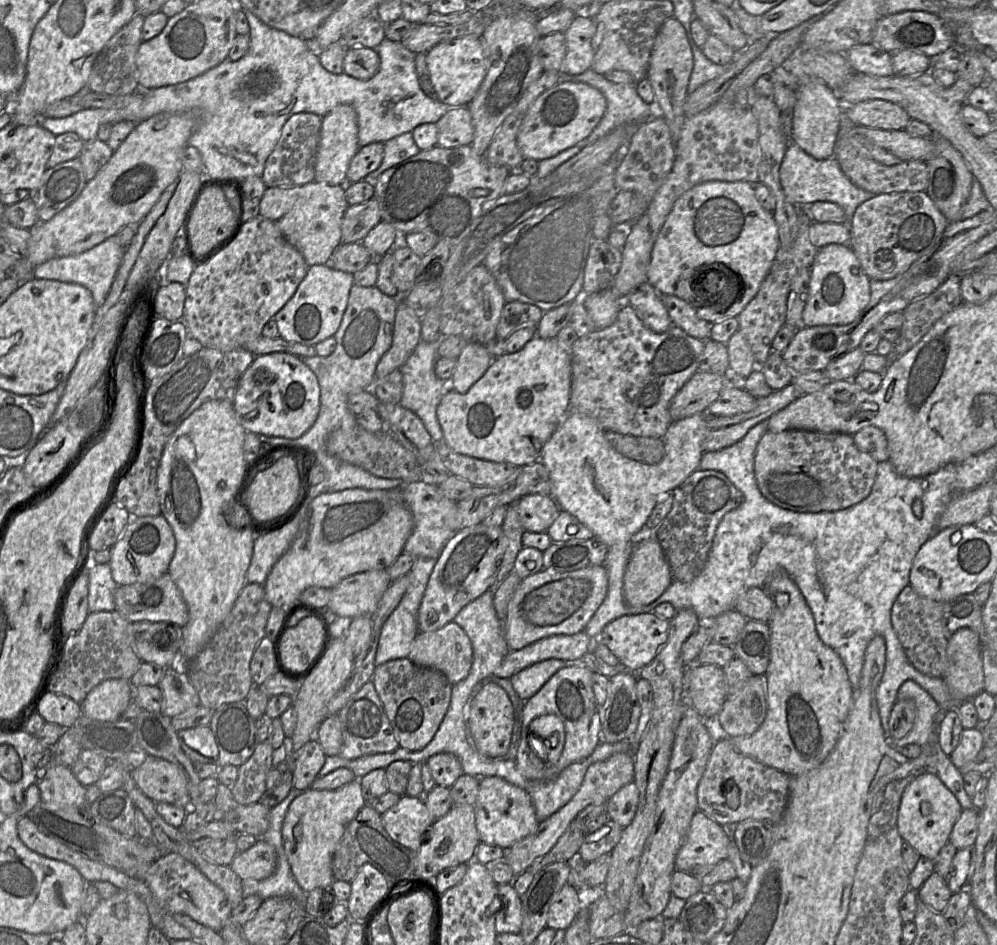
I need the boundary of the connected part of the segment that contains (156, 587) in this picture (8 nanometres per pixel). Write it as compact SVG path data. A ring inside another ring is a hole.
M168 572L153 581L119 585L114 592L114 601L116 610L130 623L166 622L184 627L189 621L188 606Z

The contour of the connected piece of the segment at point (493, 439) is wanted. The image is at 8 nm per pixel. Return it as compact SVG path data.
M535 336L521 350L511 354L504 354L494 358L485 374L474 383L466 393L459 393L453 389L447 389L443 394L437 409L436 415L443 432L443 441L455 452L470 457L484 459L498 463L511 463L516 467L523 467L529 464L541 463L546 443L557 429L563 424L568 413L572 386L572 365L570 350L563 347L557 338L543 339Z

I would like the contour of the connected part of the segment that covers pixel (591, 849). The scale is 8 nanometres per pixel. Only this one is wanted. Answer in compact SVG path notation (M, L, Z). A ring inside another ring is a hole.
M608 821L594 833L586 833L577 857L585 863L591 863L602 855L610 854L619 842L623 828L613 821Z

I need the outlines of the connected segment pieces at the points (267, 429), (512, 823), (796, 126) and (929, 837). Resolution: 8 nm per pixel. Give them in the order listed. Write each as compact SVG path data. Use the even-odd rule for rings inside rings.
M279 352L257 355L239 379L233 406L247 432L299 438L310 429L318 416L320 387L316 375L301 358Z
M500 777L480 778L474 810L480 843L498 846L504 850L533 833L540 823L530 795Z
M791 55L783 67L786 67L799 82L797 100L792 111L791 143L796 143L807 154L817 160L834 156L834 145L839 130L841 103L833 91L822 81L803 72L798 55Z
M920 771L915 774L902 794L897 830L903 841L909 843L920 856L935 862L941 849L948 843L952 829L962 813L954 794L936 774Z

